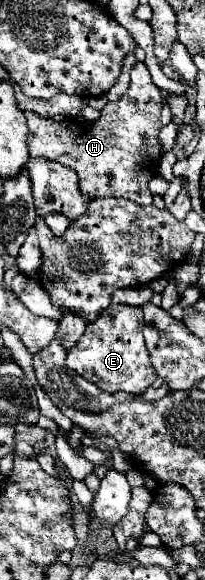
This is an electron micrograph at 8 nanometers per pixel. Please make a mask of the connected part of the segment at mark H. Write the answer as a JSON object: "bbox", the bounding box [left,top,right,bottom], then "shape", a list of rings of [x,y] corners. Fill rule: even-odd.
{"bbox":[25,63,163,205],"shape":[[[145,63],[131,69],[131,87],[115,101],[107,103],[99,121],[71,125],[67,121],[43,119],[33,111],[25,111],[29,127],[31,157],[47,157],[71,167],[79,175],[79,191],[87,197],[125,197],[139,205],[151,205],[153,195],[147,181],[157,175],[161,147],[157,133],[161,125],[163,97],[151,81]]]}

